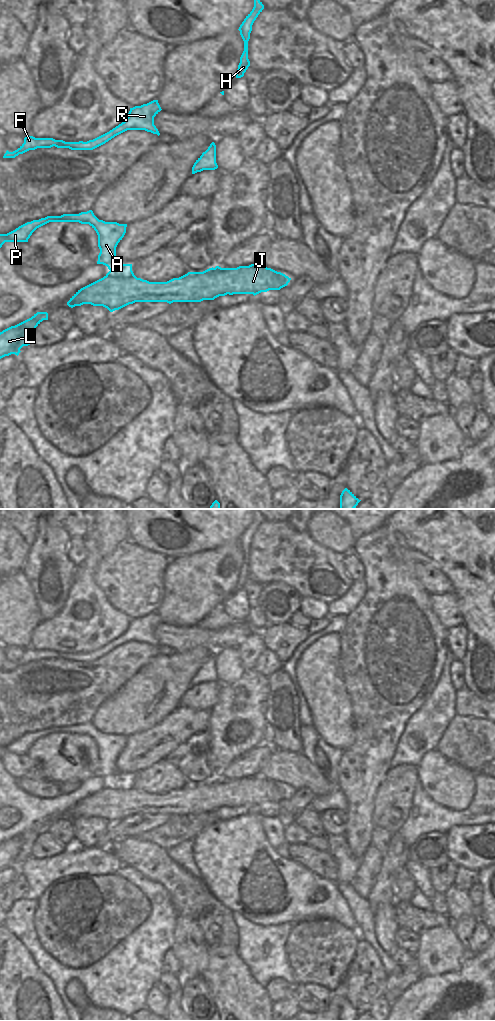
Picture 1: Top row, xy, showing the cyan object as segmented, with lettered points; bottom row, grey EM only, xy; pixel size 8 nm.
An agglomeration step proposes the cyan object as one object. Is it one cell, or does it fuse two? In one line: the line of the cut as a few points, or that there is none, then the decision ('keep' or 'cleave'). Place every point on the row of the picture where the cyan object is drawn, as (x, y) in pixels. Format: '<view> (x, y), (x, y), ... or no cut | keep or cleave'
xy (120, 264), (118, 271), (110, 270) | cleave

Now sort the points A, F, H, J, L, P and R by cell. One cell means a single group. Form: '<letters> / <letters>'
A F H P R / J L

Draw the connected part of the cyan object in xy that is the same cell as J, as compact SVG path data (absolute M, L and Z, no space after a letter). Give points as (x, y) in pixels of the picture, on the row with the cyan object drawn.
M120 264L120 271L110 270L103 278L78 290L67 302L71 308L83 304L103 306L110 312L119 310L135 302L201 302L214 300L227 294L253 294L254 296L269 290L280 290L288 285L291 278L281 272L267 268L263 264L251 264L237 268L209 268L203 272L188 272L167 282L149 282L137 278L132 264Z

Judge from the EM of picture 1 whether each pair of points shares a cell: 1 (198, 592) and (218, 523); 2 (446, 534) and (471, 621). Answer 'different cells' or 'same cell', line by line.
1: different cells
2: same cell

